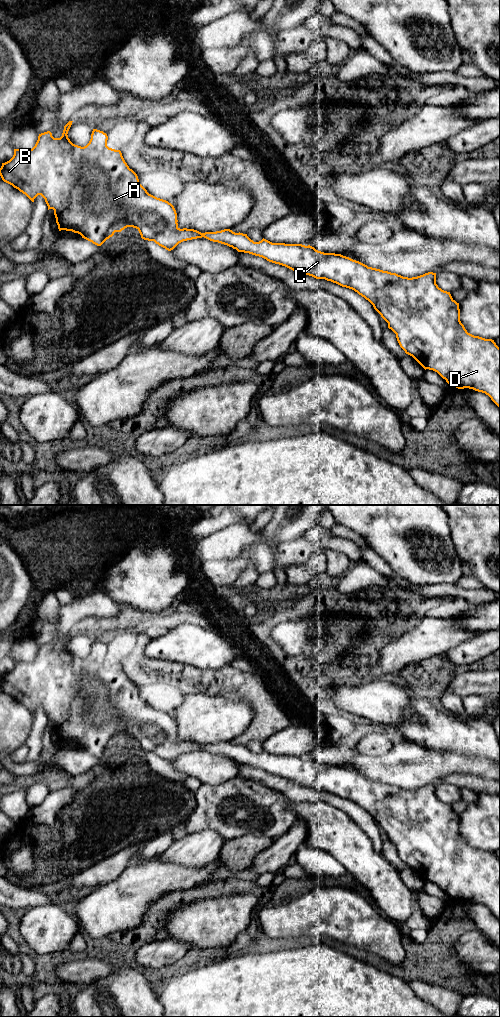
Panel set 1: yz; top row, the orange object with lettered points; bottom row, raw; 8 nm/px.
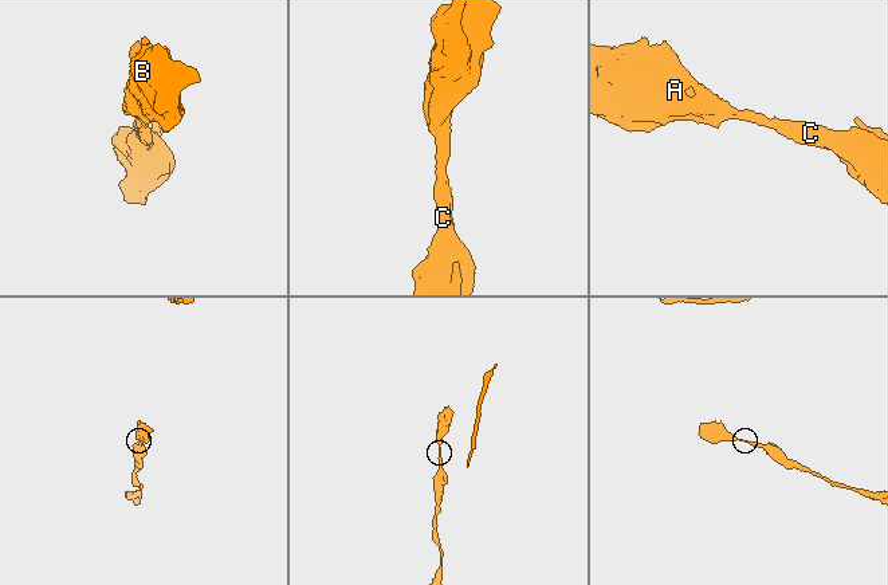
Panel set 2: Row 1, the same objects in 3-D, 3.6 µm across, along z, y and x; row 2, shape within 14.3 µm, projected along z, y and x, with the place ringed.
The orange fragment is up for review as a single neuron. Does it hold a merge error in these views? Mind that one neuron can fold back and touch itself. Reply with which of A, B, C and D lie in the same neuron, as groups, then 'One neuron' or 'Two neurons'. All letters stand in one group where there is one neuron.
Groups: A B C D. One neuron

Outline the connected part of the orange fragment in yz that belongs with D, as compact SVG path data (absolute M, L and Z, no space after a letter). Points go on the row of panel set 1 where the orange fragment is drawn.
M73 121L65 126L60 138L54 138L50 131L39 134L32 149L14 149L13 157L2 163L0 176L2 180L25 194L32 202L41 195L49 209L54 210L59 231L66 230L78 233L82 238L101 246L115 232L127 227L136 228L141 238L154 241L168 251L187 240L206 238L218 242L238 252L262 257L269 262L285 266L299 274L306 274L316 279L325 279L342 287L354 290L368 300L374 309L388 323L388 328L395 334L400 347L412 356L425 370L437 372L446 382L458 389L469 388L485 393L500 408L500 348L494 340L474 336L467 332L460 321L459 303L436 284L436 273L428 272L417 277L403 277L396 273L368 267L349 257L335 253L324 253L314 247L302 244L272 243L266 239L259 242L251 240L247 234L235 233L230 229L201 233L194 229L178 227L177 213L174 206L166 200L157 198L147 192L140 184L137 174L129 168L120 150L107 146L108 136L103 131L93 129L89 143L84 146L73 144L68 138L68 131Z

